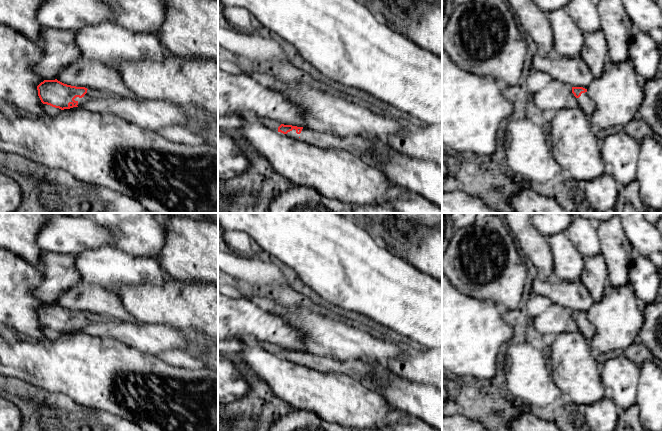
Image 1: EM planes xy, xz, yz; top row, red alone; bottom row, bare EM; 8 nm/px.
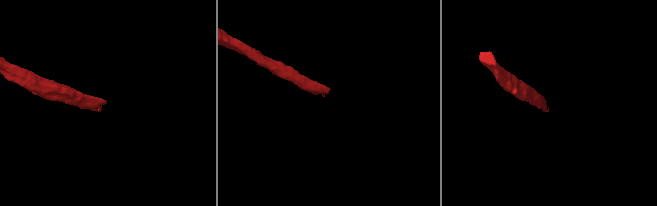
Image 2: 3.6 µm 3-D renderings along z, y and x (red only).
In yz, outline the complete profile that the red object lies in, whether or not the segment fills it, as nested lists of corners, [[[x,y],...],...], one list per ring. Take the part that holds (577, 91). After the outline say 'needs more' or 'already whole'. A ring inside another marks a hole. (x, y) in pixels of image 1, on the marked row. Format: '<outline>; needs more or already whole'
[[[572,87],[572,93],[577,98],[578,106],[582,109],[587,119],[591,119],[594,110],[595,103],[587,94],[587,89],[583,87]]]; needs more

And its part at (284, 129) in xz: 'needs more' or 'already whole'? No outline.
needs more

